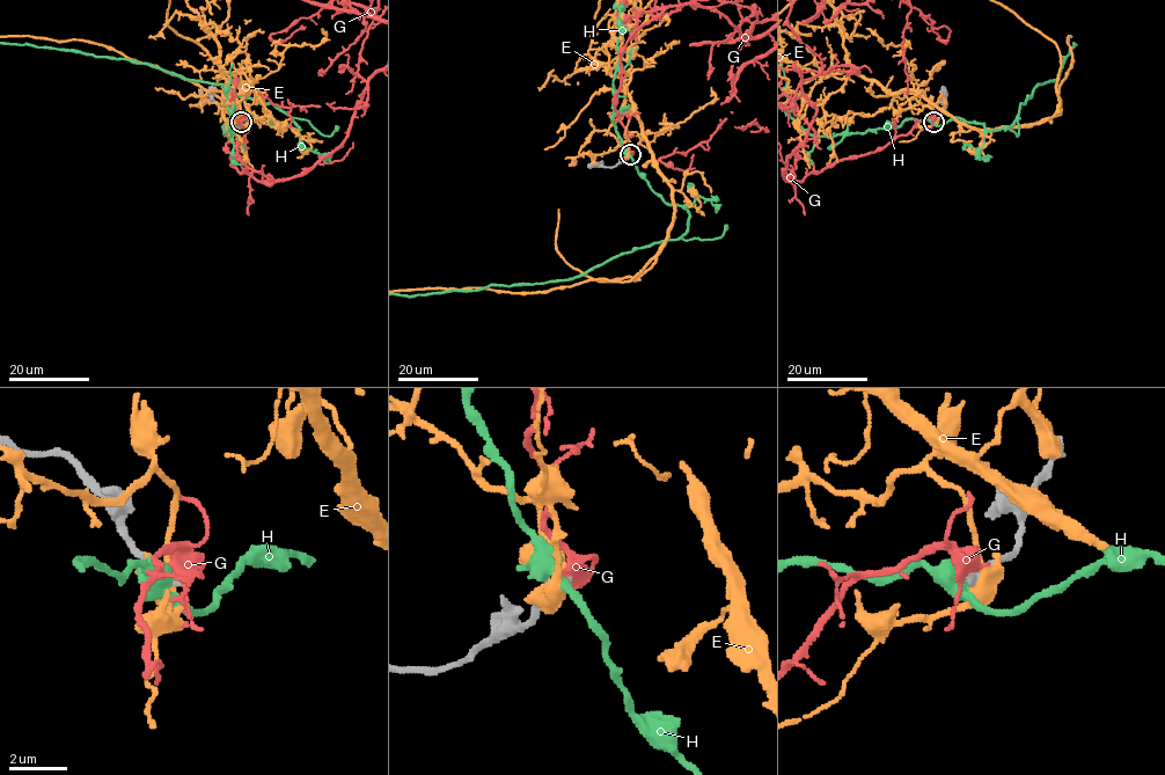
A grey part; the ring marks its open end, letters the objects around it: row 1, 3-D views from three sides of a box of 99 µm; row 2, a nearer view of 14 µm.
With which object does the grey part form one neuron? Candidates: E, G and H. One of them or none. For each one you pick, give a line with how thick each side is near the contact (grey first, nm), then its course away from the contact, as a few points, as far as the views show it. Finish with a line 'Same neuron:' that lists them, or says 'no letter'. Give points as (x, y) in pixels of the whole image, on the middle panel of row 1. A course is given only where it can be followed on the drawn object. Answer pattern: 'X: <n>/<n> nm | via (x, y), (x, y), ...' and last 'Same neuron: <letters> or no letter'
Same neuron: no letter

